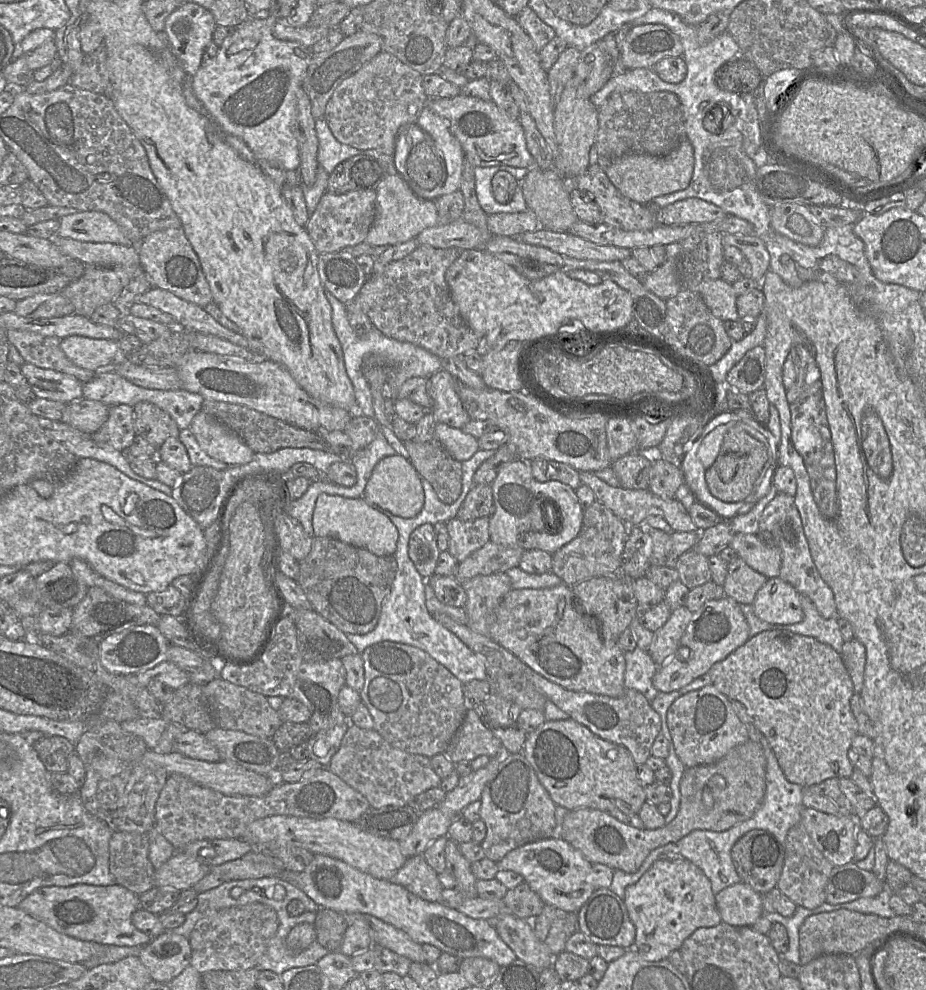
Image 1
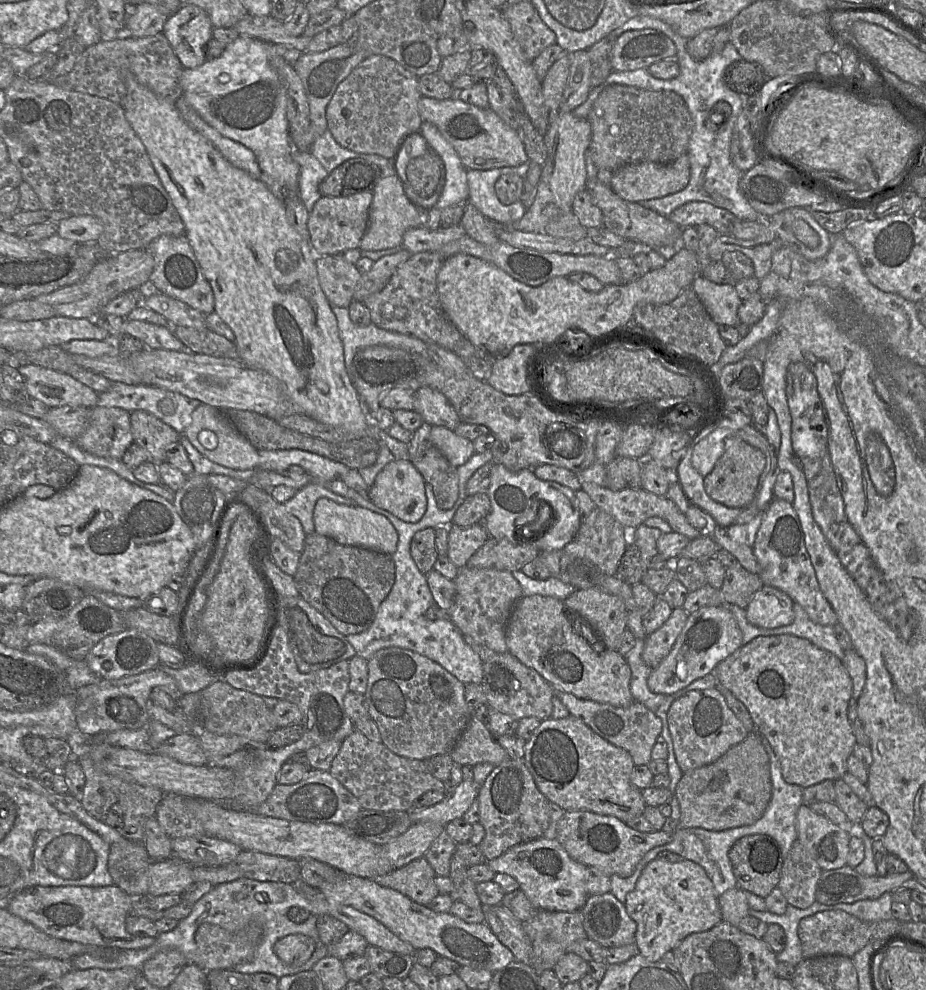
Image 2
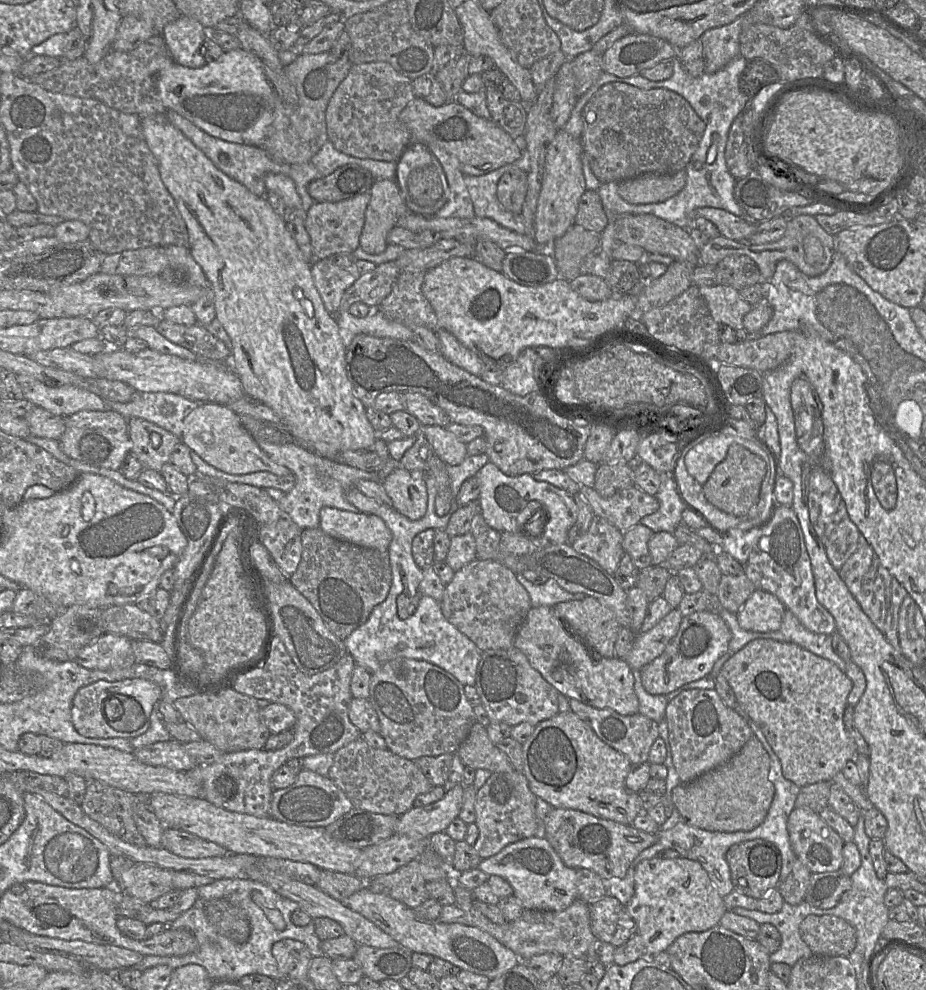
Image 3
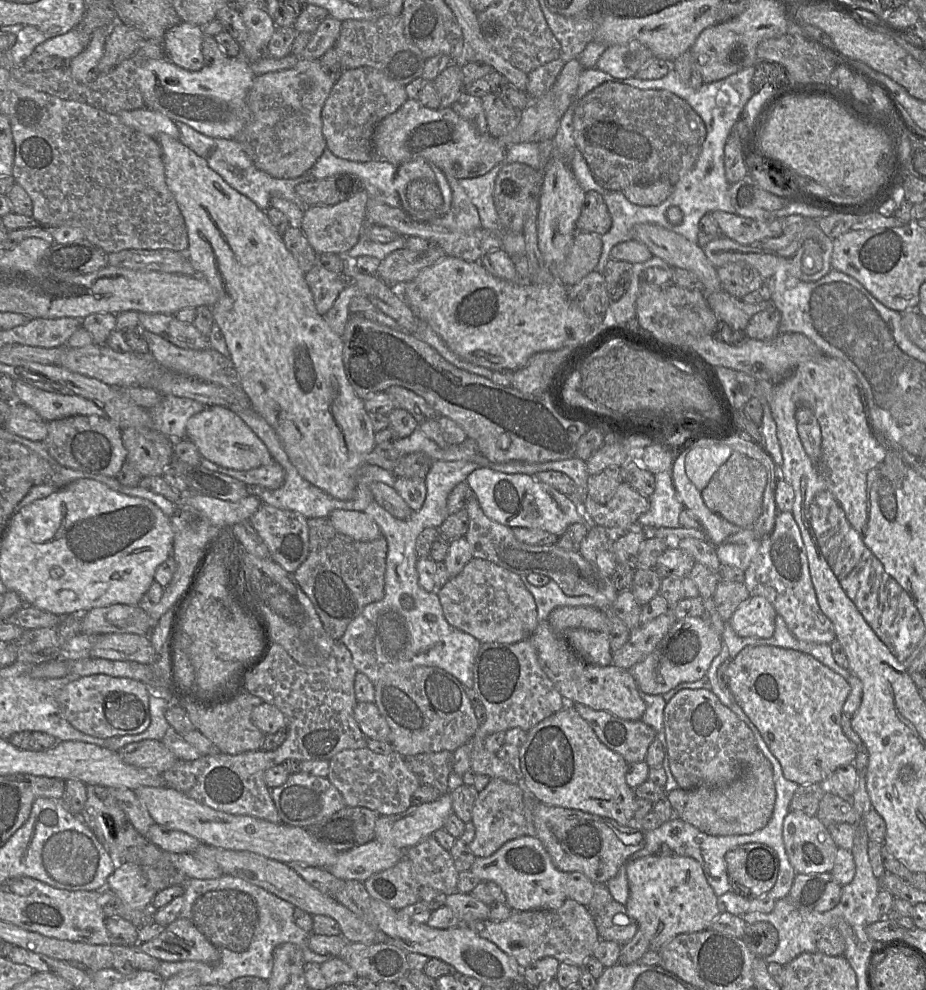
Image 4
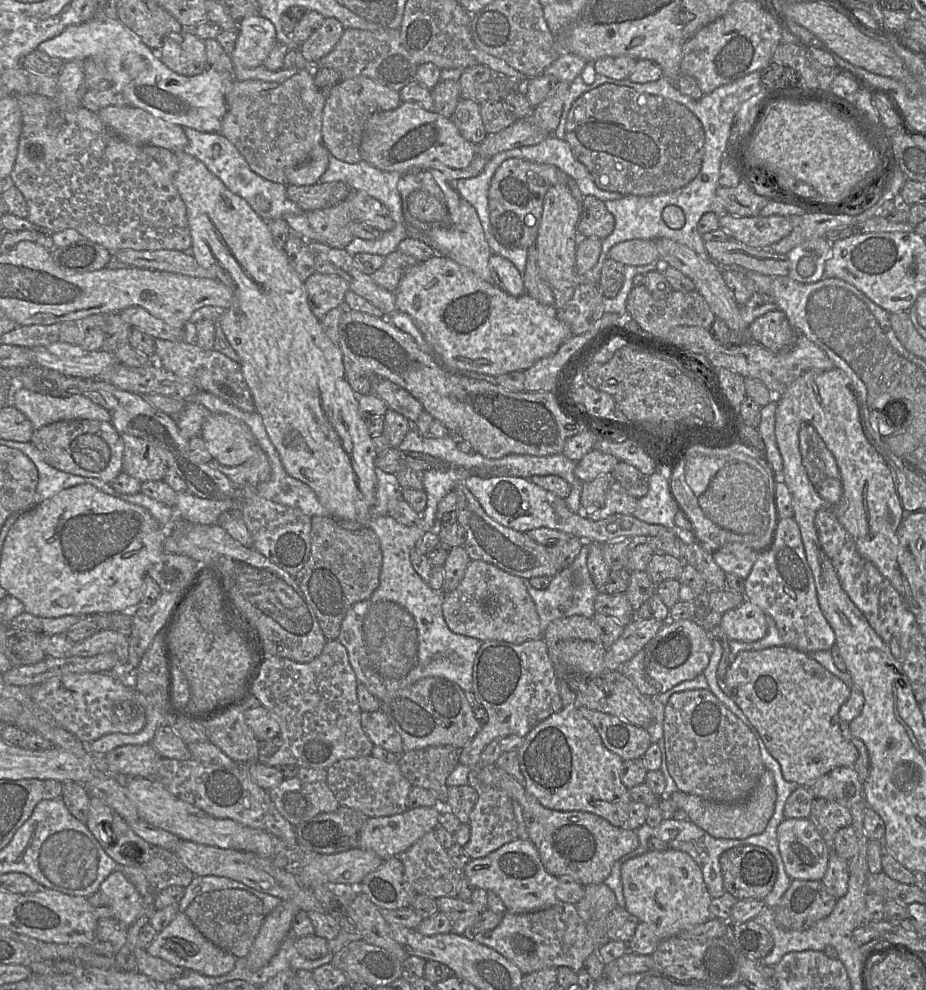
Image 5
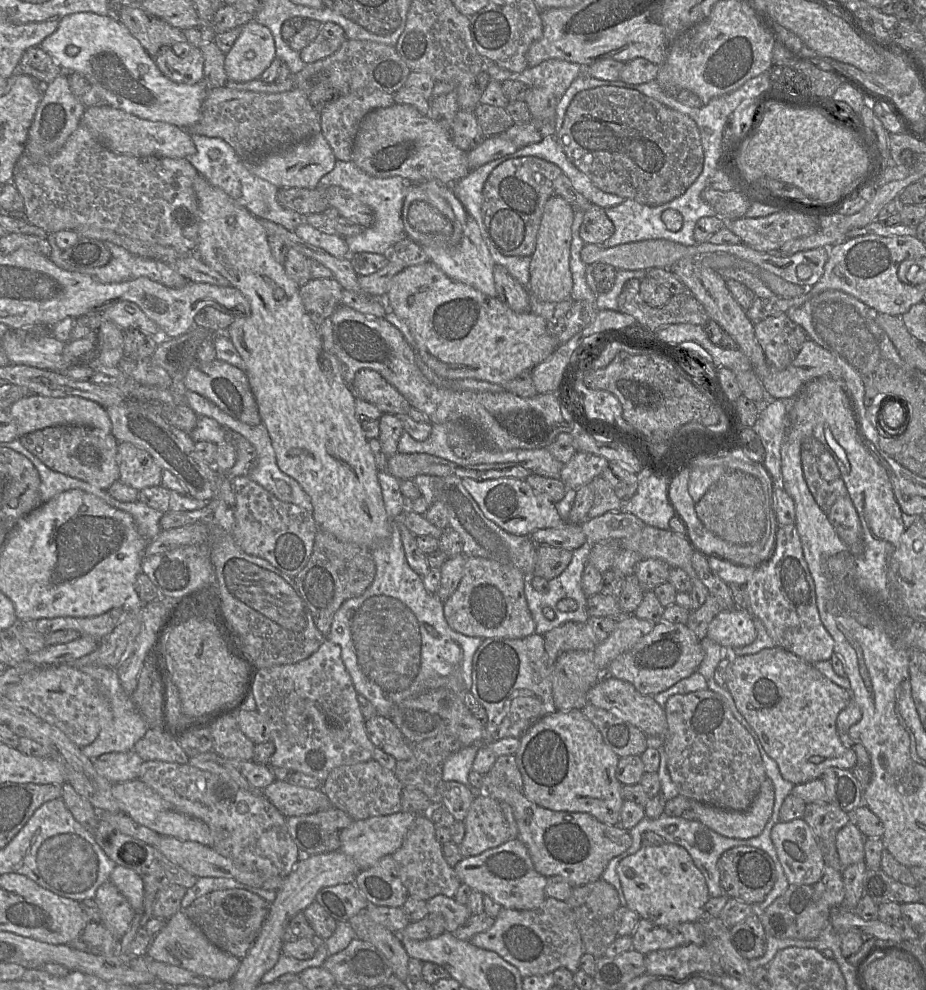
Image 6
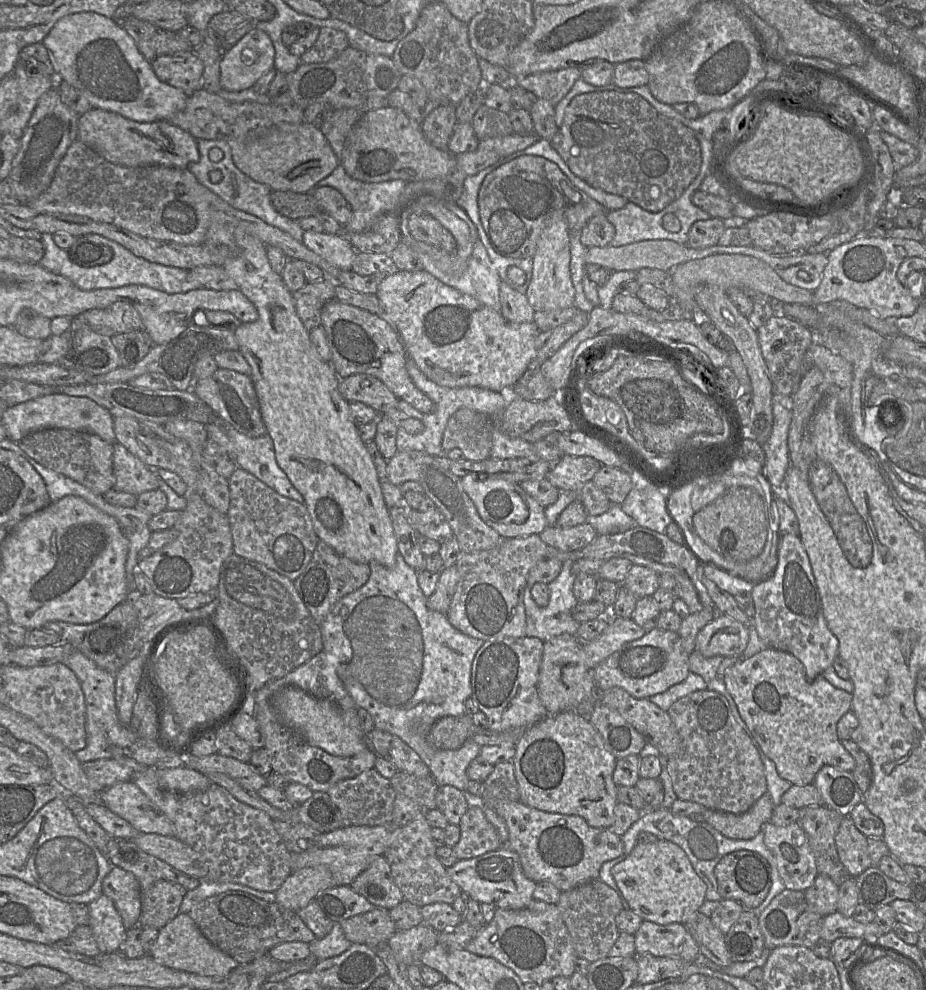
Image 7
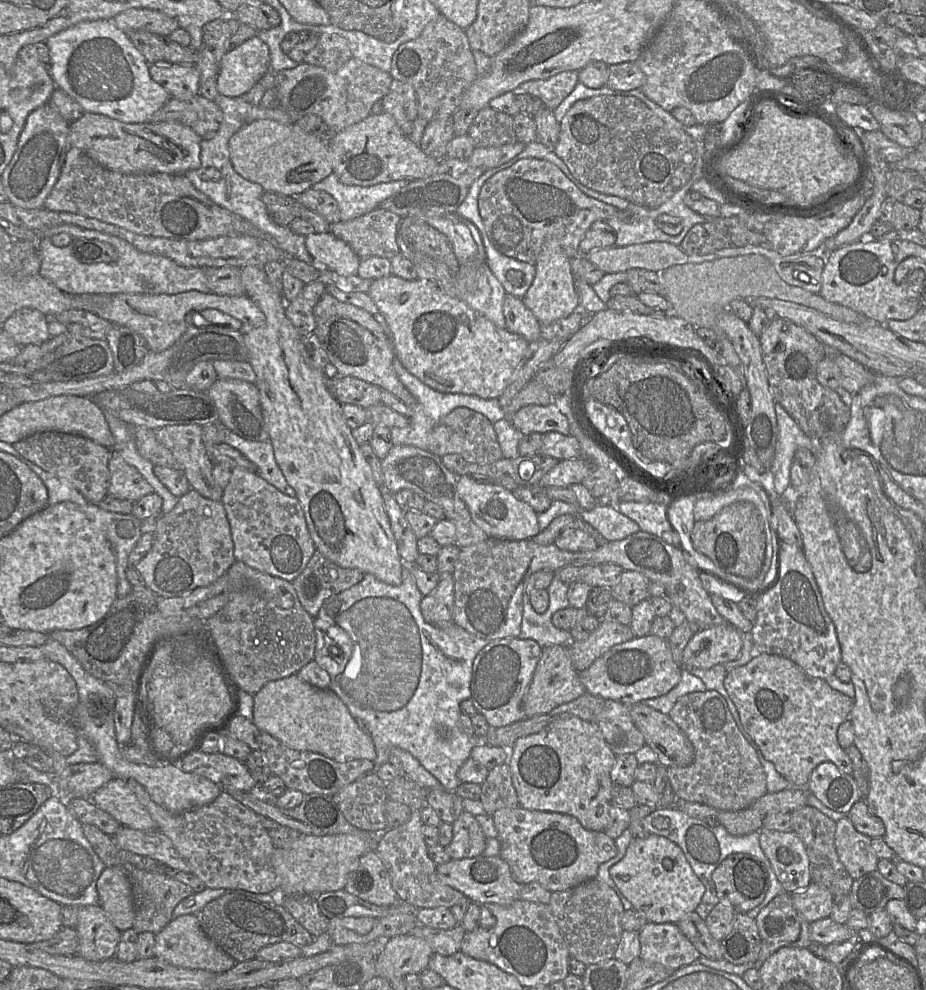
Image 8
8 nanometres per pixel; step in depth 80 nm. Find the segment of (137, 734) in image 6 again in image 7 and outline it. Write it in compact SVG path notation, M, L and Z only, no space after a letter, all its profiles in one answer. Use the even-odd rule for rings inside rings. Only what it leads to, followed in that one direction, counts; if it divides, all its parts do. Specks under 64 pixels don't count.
M74 651L63 662L77 676L86 705L86 746L75 752L81 763L103 758L113 758L113 749L127 750L137 741L137 735L128 726L120 723L115 701L115 675L100 668L80 651Z

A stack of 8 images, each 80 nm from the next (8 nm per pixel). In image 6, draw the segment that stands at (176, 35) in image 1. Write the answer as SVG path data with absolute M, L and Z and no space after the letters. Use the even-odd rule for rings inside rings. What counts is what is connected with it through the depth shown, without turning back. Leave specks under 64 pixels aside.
M165 46L154 62L159 71L173 82L192 85L203 79L204 57L200 47L190 46L186 56L178 56L172 46Z

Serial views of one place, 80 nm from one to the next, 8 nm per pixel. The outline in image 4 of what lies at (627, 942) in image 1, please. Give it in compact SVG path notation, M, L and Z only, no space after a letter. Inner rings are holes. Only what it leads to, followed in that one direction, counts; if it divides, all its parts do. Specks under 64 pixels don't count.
M614 899L597 915L595 925L600 939L619 945L629 942L638 930L638 924L630 916L625 905Z

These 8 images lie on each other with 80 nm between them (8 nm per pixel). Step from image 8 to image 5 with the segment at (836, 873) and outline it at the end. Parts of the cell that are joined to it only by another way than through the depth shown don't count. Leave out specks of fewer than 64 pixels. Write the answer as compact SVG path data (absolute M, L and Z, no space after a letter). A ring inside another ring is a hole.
M825 798L814 800L809 818L832 852L834 852L834 838L837 831L852 824L849 808L835 800Z

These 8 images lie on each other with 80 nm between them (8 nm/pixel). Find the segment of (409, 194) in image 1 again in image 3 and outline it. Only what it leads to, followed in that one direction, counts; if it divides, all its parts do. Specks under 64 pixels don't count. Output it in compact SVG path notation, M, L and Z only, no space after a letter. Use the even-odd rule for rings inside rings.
M396 180L375 181L365 212L359 247L366 253L380 254L388 243L387 235L401 216L412 213L401 196Z

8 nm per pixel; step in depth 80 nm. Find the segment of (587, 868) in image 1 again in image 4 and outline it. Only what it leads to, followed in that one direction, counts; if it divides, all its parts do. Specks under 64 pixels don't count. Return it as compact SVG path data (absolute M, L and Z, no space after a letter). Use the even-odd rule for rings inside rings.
M522 836L506 842L489 857L476 857L471 872L483 882L493 881L506 896L506 904L516 911L557 910L567 899L566 872L553 865L551 857L536 836Z

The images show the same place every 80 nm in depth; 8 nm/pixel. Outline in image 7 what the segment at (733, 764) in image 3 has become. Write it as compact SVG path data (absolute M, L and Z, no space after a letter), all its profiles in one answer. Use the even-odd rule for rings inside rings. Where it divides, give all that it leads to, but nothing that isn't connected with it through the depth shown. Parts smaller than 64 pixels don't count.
M769 792L762 795L745 813L734 814L707 809L704 821L730 839L752 839L770 822L774 810Z

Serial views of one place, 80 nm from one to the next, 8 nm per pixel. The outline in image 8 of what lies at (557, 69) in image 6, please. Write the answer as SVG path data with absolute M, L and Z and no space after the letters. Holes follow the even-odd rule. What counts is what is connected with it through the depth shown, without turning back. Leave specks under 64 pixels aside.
M564 71L548 79L530 80L520 84L513 93L534 95L553 111L574 90L578 82L578 72Z

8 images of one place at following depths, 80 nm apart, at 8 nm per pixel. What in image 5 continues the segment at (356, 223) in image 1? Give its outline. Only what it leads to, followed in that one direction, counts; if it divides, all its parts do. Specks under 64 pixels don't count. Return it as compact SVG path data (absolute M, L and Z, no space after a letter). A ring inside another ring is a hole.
M347 198L335 206L305 214L318 242L331 248L344 249L354 239L350 231L350 222L354 220Z

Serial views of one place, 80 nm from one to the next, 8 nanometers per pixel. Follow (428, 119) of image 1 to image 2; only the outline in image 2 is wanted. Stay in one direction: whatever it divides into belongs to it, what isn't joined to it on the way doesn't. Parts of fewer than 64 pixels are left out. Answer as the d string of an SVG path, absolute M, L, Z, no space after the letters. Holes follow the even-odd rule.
M422 121L419 133L429 145L429 150L434 150L441 157L445 166L446 182L435 206L446 208L469 201L467 169L462 164L454 147L430 122Z

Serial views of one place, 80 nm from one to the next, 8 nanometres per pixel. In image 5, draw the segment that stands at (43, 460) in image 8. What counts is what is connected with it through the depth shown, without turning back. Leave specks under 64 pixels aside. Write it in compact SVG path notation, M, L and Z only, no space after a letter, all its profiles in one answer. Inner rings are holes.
M77 419L55 422L35 430L30 442L47 464L66 473L111 483L122 471L123 442L111 421Z

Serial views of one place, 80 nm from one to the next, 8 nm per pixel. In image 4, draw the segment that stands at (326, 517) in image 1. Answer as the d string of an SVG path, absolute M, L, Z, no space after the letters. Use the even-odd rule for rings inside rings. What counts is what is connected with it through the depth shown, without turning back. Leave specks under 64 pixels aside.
M337 509L328 519L339 533L357 541L373 541L382 536L377 523L365 512Z

